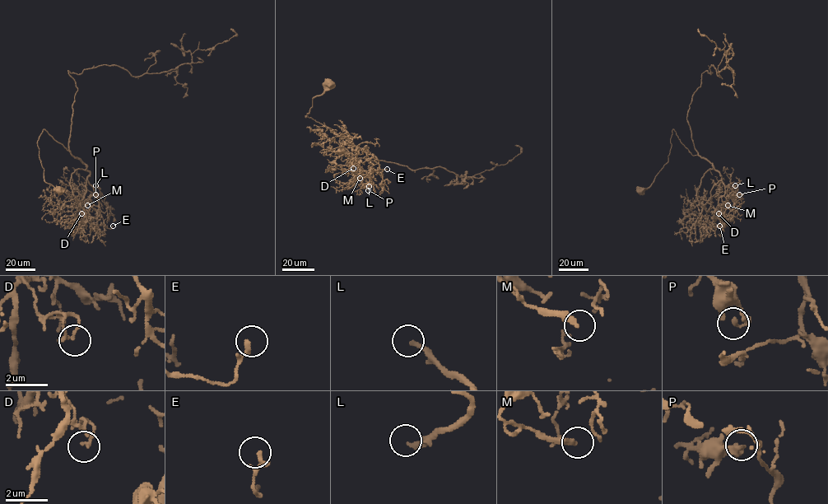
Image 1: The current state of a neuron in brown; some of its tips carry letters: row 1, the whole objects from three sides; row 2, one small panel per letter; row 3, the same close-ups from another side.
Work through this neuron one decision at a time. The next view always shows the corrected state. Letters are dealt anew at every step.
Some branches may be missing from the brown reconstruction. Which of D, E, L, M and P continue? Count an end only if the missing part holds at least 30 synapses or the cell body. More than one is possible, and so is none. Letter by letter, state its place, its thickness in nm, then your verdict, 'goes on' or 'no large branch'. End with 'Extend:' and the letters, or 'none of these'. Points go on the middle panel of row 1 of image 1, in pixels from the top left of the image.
D: place (353, 168); calibre 120 nm; no large branch
E: place (387, 169); calibre 220 nm; no large branch
L: place (369, 186); calibre 240 nm; goes on
M: place (360, 178); calibre 200 nm; no large branch
P: place (368, 190); calibre 180 nm; no large branch
Extend: L

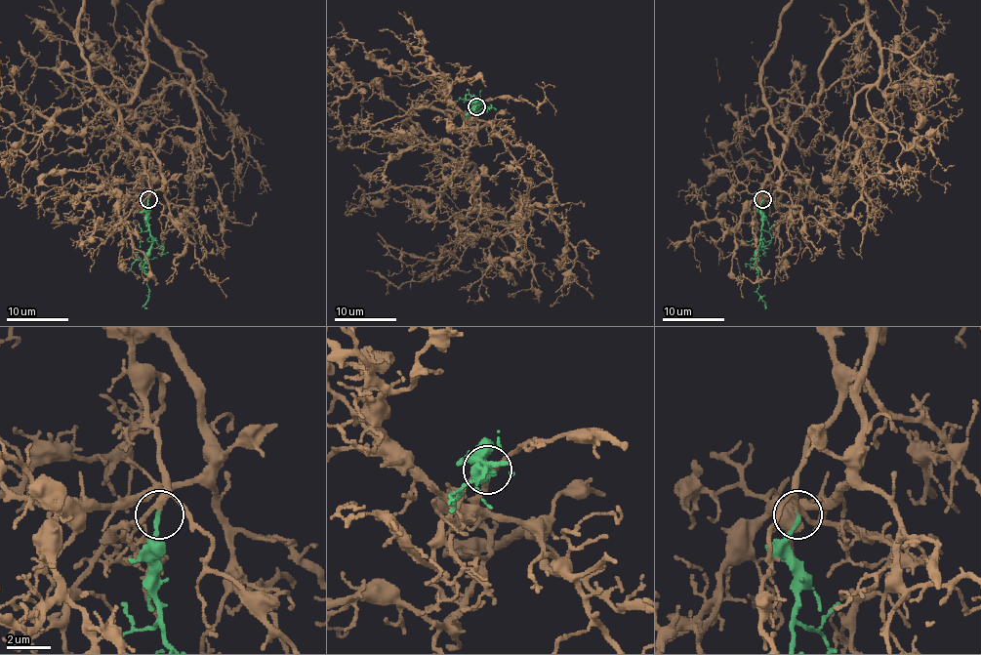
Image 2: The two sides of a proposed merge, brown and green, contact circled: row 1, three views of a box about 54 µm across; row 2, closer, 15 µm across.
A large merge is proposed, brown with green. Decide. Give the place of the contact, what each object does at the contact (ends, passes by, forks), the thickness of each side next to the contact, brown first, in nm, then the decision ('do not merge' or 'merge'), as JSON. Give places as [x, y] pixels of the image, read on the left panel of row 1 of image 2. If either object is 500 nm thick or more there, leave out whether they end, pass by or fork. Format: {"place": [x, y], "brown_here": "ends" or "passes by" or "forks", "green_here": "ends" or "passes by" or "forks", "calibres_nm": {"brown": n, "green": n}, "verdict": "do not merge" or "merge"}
{"place": [148, 199], "brown_here": "forks", "green_here": "ends", "calibres_nm": {"brown": 160, "green": 200}, "verdict": "merge"}

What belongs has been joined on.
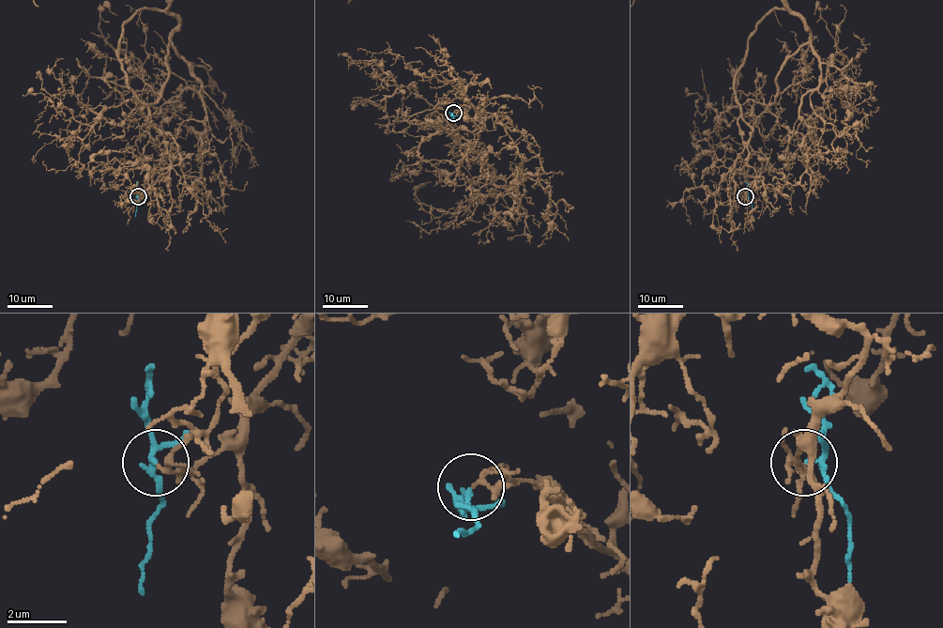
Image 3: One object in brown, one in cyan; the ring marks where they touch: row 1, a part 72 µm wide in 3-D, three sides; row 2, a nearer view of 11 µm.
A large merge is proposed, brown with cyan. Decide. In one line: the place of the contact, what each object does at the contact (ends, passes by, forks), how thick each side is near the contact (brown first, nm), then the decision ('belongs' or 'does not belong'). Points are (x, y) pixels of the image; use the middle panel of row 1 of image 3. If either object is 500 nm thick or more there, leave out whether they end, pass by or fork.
(453, 113) | brown passes by | cyan forks | 150/120 nm | does not belong

